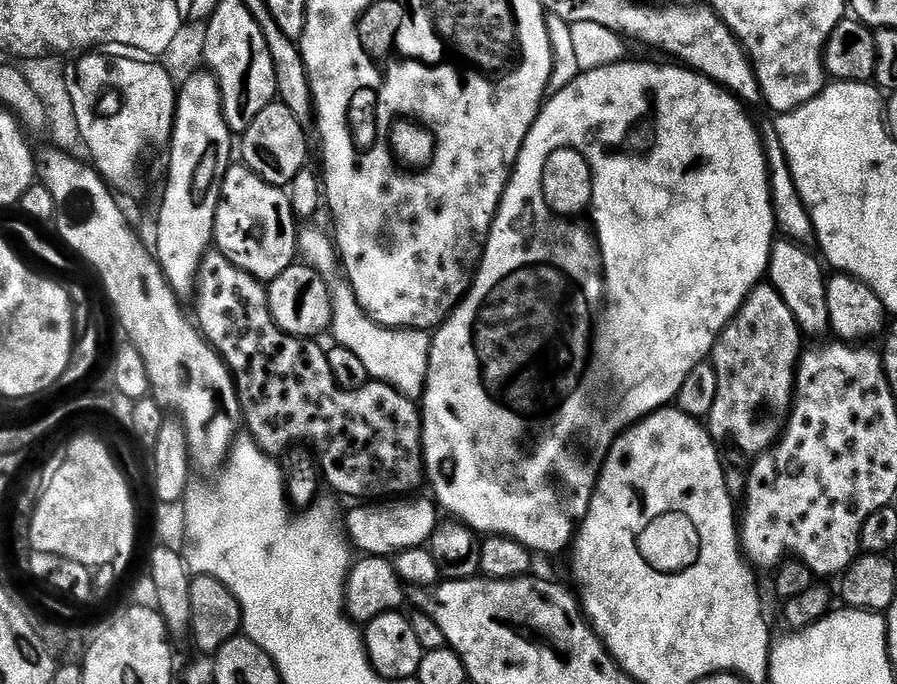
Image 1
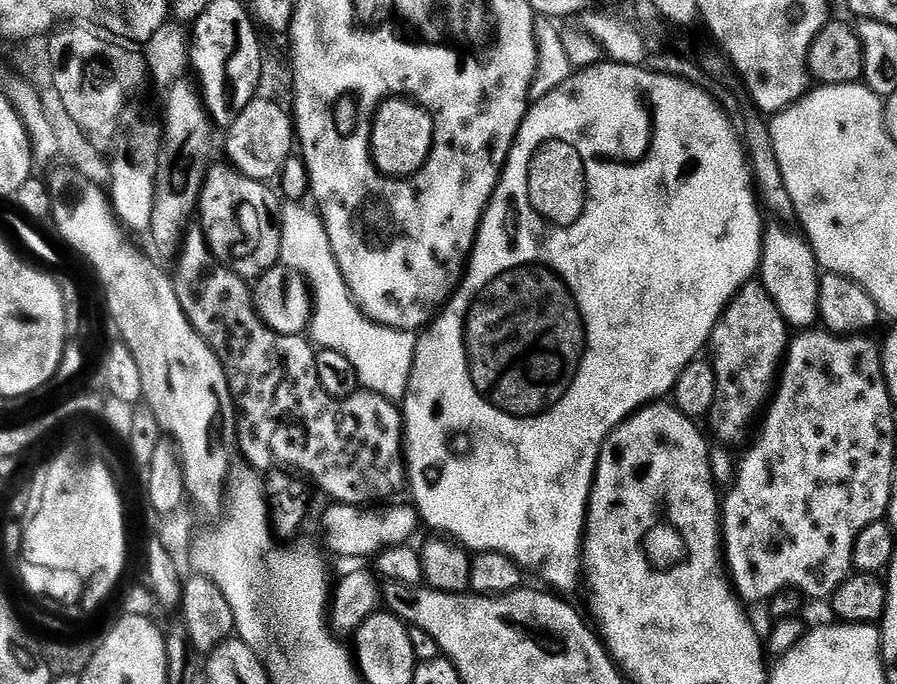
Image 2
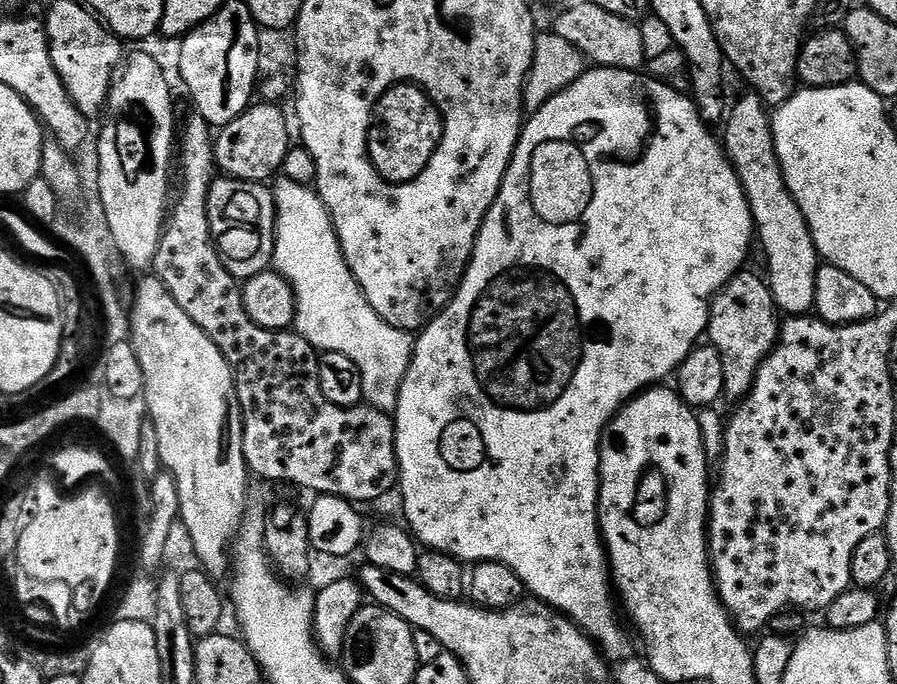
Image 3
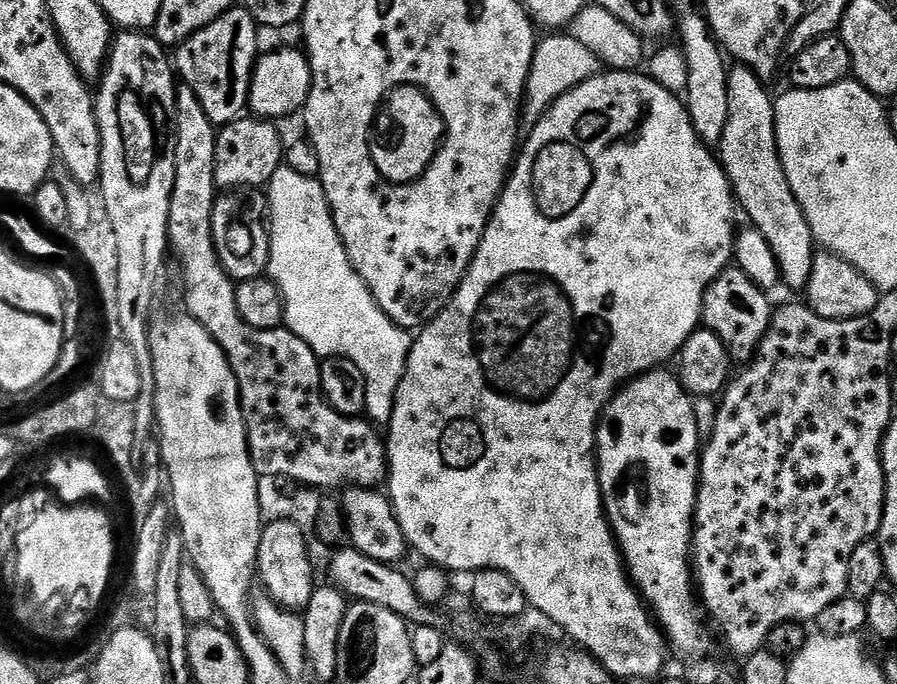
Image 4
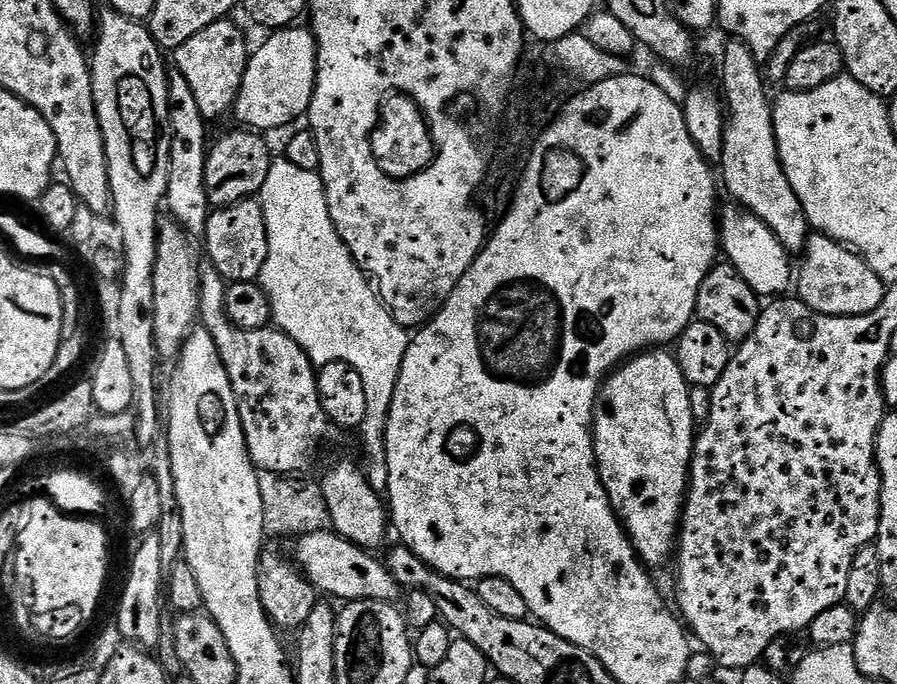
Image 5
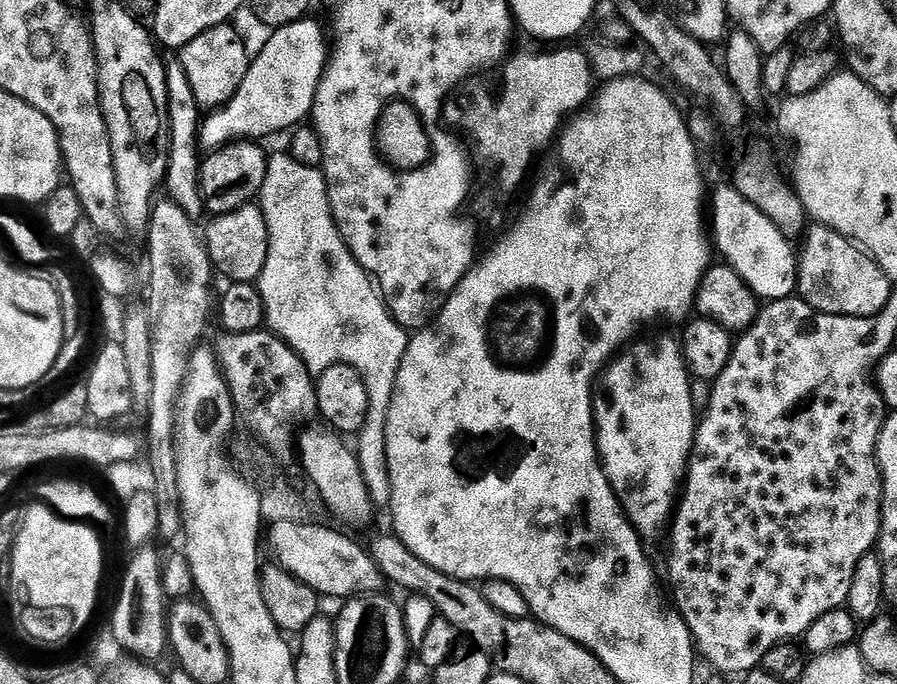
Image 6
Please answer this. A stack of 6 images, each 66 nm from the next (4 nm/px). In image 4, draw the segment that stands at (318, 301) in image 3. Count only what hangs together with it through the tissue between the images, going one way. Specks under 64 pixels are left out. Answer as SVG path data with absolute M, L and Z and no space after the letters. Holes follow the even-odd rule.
M286 166L279 168L266 185L266 219L268 221L268 266L266 276L276 284L277 290L281 294L281 300L284 303L283 323L286 325L288 331L294 333L298 338L302 338L302 342L306 342L310 346L310 350L314 350L316 356L321 358L341 356L350 362L354 362L354 366L358 366L358 370L362 370L362 374L366 377L366 406L364 407L364 412L366 413L367 419L371 420L372 423L377 426L388 425L392 421L396 391L400 385L402 374L408 365L408 355L412 349L413 337L409 335L405 329L396 325L394 321L383 312L378 306L378 302L372 297L372 292L366 286L366 282L354 270L354 266L350 262L350 258L344 249L342 238L334 226L332 211L328 205L324 187L321 186L319 179L315 176L298 174L298 170L290 170Z

